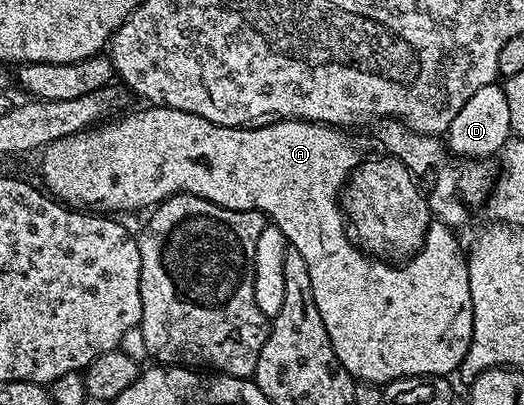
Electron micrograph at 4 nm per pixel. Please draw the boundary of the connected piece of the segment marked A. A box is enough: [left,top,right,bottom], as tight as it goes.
[40,105,473,387]

